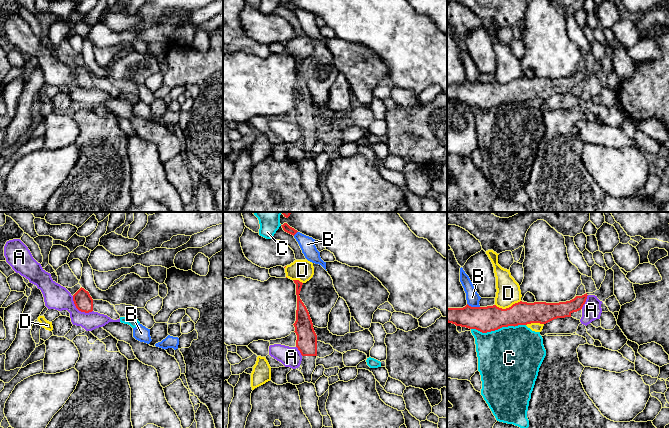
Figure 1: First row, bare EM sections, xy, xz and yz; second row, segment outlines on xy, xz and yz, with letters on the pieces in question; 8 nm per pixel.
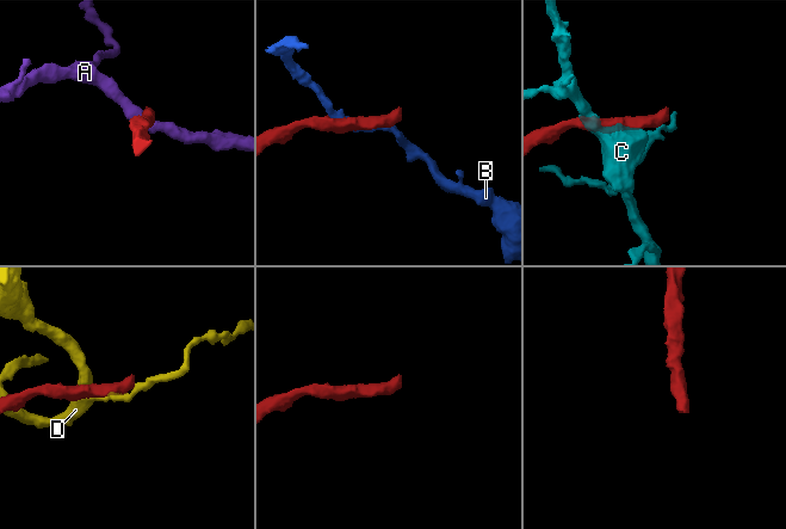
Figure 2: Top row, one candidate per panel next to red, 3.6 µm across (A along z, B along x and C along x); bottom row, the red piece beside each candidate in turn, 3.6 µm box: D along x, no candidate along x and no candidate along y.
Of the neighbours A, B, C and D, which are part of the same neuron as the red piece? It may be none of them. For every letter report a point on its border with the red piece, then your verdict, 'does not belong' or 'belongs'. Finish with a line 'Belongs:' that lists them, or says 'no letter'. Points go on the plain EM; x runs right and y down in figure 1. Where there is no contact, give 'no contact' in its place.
A: meets red in xy at (79, 86); does not belong
B: meets red in yz at (473, 83); does not belong
C: meets red in yz at (498, 104); does not belong
D: meets red in yz at (507, 84); does not belong
Belongs: no letter

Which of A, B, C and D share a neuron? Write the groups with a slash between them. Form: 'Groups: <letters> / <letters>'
Groups: A / B / C / D

